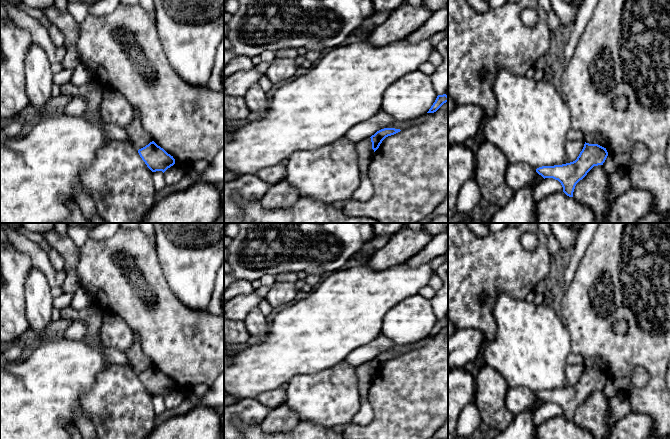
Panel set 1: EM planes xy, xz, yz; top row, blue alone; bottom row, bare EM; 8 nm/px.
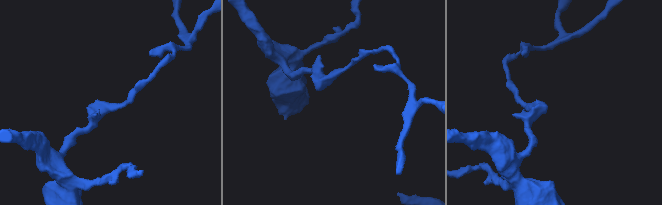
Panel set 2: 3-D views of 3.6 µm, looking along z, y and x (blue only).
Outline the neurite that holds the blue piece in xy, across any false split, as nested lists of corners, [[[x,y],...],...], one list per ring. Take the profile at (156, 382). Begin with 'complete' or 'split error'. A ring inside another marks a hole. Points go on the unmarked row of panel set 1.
complete; [[[154,365],[138,374],[138,377],[147,391],[152,395],[162,395],[163,397],[175,388],[173,380],[168,378]]]

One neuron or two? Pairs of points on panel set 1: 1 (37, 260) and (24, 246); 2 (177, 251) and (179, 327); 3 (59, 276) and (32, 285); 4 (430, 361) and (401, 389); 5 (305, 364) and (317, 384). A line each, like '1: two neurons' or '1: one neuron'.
1: one neuron
2: two neurons
3: two neurons
4: one neuron
5: two neurons

